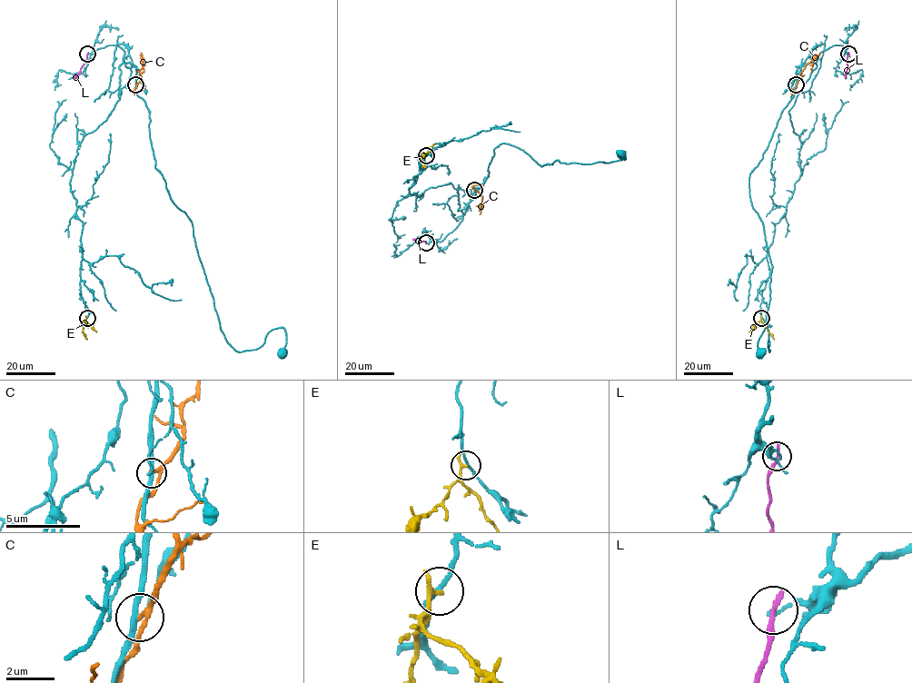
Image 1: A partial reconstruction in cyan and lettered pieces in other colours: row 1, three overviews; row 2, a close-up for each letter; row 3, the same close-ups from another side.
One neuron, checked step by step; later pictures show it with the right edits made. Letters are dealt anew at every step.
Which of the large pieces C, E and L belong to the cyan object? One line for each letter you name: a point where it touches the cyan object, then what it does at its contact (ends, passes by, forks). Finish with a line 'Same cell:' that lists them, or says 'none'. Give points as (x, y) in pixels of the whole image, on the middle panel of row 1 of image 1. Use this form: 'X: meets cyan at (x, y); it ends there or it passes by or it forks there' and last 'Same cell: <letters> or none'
Same cell: none

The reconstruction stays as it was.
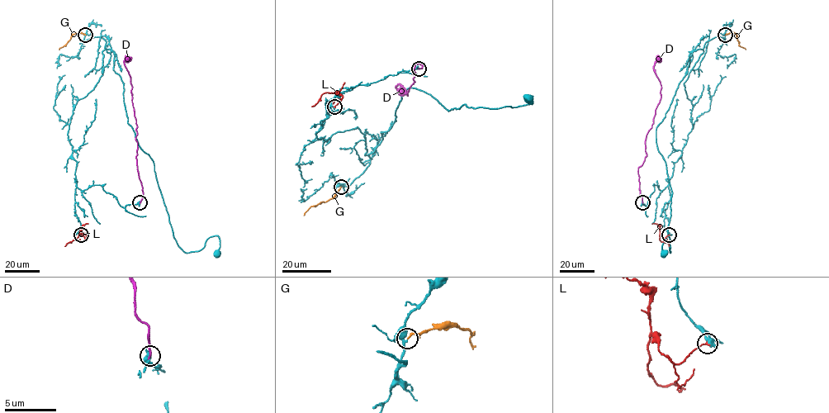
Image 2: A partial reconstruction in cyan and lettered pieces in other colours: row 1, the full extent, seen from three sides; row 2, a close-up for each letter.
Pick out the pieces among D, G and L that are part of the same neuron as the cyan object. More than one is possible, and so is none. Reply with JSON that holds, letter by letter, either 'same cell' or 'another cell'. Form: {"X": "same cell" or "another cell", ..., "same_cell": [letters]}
{"D": "another cell", "G": "same cell", "L": "another cell", "same_cell": ["G"]}

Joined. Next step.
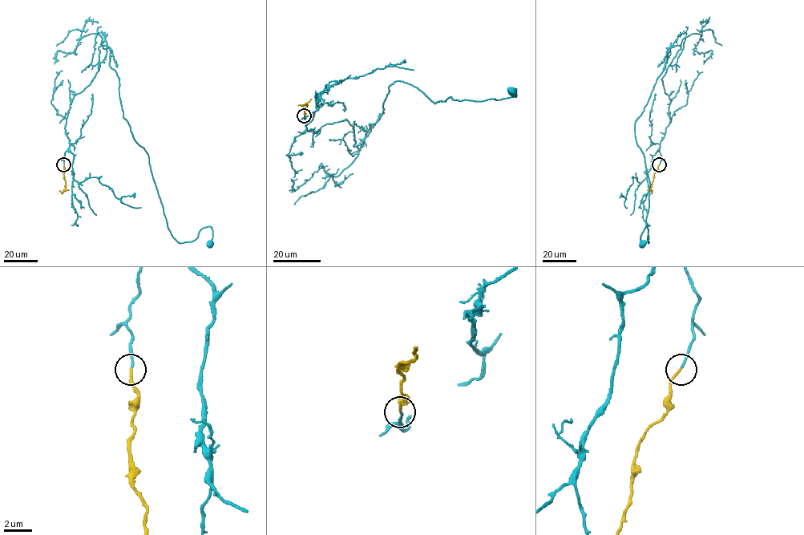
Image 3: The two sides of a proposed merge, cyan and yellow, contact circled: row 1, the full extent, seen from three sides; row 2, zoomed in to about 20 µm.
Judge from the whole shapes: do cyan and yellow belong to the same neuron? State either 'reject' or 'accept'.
accept

